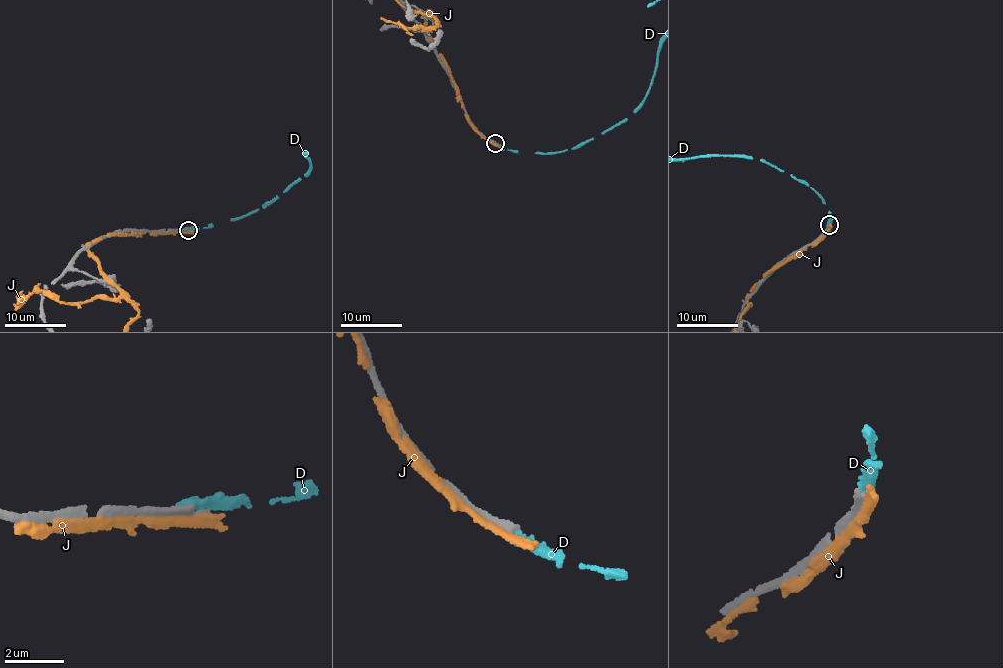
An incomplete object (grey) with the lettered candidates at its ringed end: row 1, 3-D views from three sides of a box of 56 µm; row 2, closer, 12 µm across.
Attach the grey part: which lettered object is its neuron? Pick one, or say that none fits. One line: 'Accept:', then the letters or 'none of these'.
Accept: none of these

